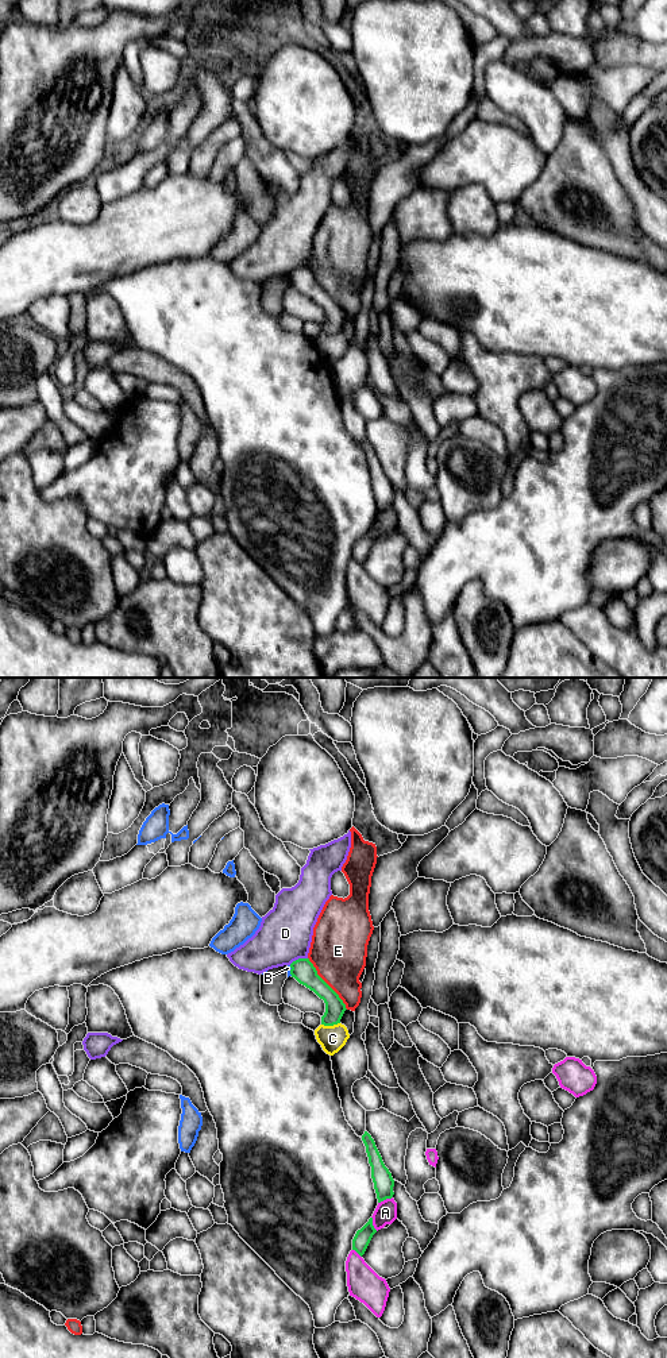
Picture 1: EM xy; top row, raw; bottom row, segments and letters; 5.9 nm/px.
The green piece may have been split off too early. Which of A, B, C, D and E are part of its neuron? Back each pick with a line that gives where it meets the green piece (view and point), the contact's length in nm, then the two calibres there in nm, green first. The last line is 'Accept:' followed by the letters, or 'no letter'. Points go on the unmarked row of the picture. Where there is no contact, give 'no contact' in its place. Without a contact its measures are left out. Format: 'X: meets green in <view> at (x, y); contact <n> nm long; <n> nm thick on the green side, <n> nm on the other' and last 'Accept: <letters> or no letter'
Accept: no letter

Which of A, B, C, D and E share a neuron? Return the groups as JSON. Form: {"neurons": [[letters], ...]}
{"neurons": [["A"], ["B"], ["C"], ["D", "E"]]}

